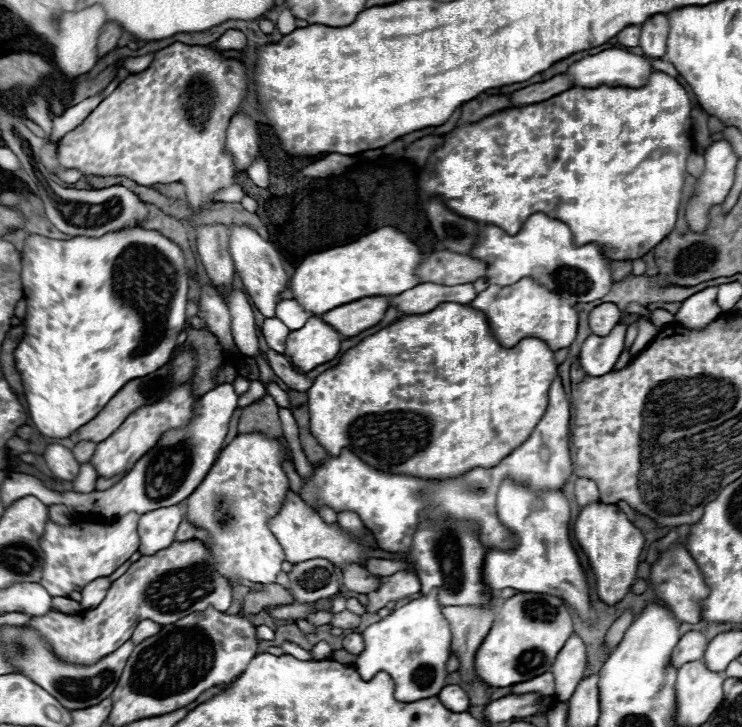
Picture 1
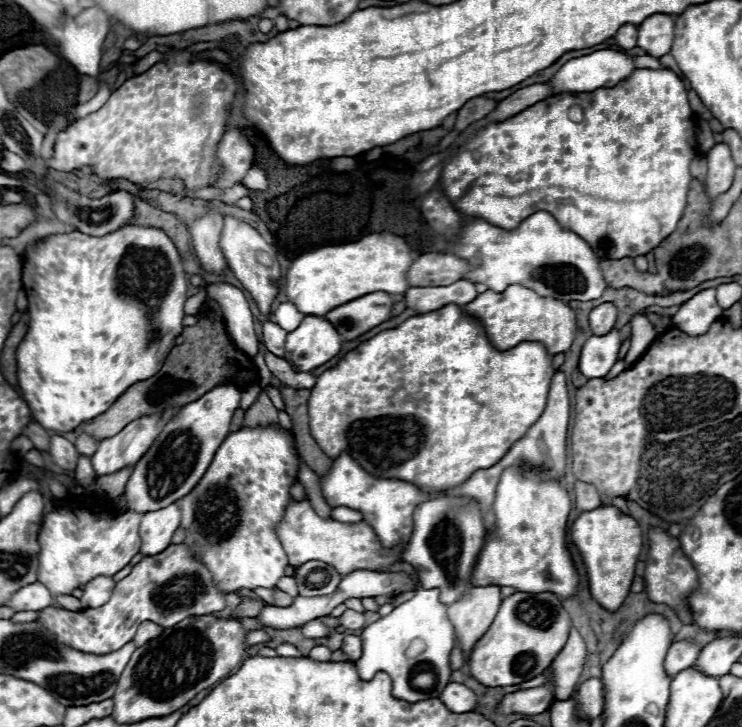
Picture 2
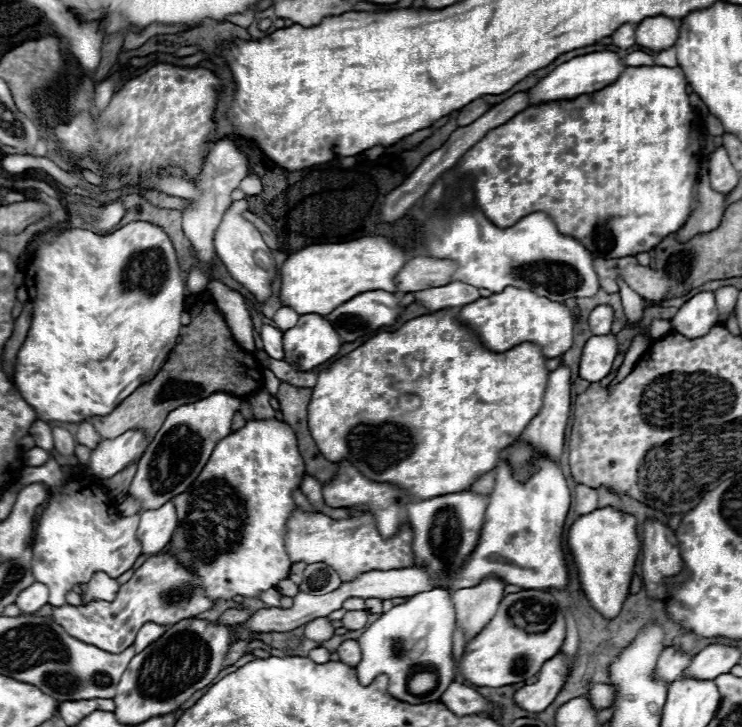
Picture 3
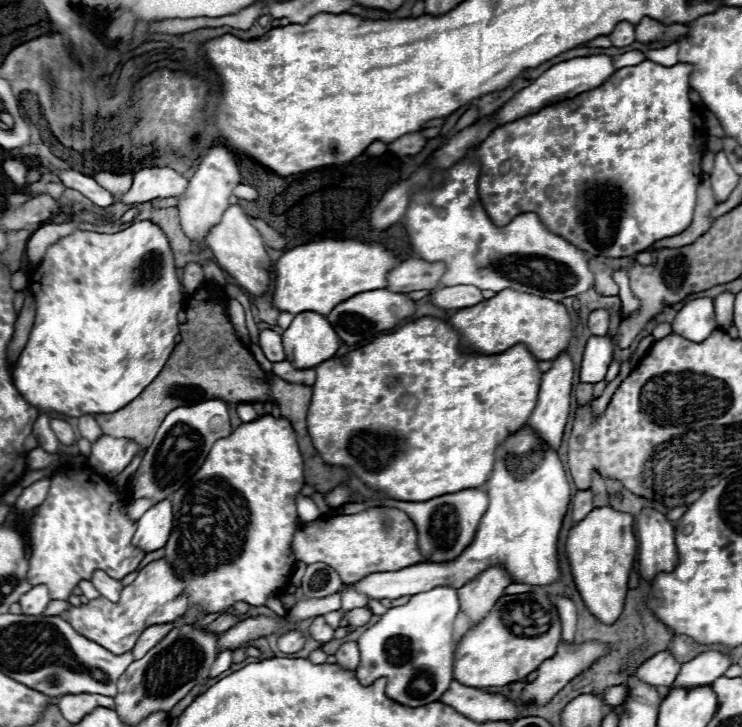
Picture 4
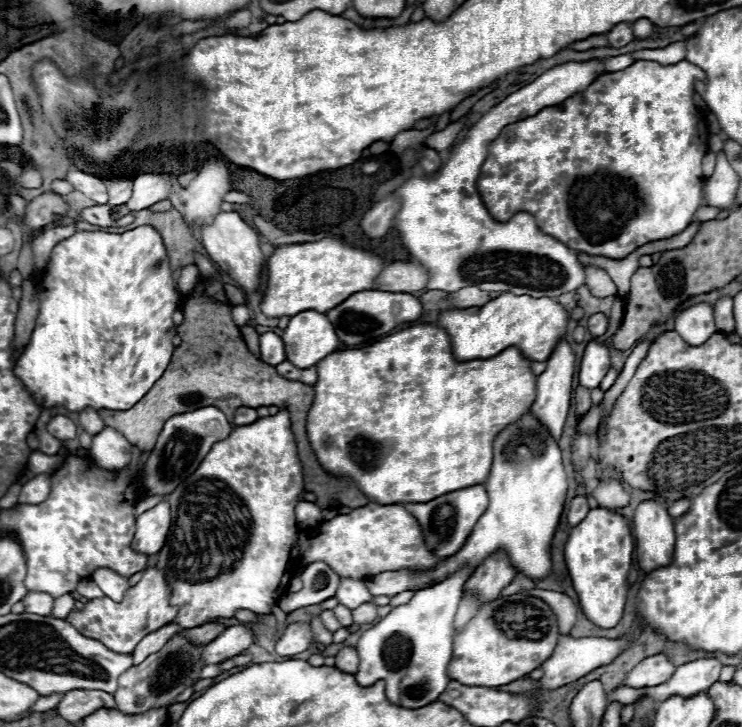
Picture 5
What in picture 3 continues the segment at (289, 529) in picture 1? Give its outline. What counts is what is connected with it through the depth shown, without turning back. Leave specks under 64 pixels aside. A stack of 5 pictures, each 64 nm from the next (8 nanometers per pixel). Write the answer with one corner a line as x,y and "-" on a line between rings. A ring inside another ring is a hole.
296,508
288,522
286,522
286,538
284,546
292,562
324,562
332,566
342,580
352,580
358,576
358,572
370,572
370,570
396,570
396,568
408,568
414,564
412,556
412,530
402,528
398,536
384,540
374,524
374,518
370,514
362,514
360,518
348,518
348,520
332,520
326,514
320,512
306,512
302,508

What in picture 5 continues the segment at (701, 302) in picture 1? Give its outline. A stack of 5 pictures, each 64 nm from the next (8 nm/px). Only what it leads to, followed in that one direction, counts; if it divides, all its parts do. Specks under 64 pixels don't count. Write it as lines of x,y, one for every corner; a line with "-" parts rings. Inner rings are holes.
702,302
702,304
694,304
686,310
682,310
676,316
674,330
692,346
704,344
714,332
718,332
718,328
714,326
712,306

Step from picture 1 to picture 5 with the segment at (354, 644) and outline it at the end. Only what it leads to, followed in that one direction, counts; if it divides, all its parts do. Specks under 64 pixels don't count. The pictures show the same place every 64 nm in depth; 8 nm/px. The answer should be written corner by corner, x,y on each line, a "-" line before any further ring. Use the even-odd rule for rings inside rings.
342,648
338,654
336,654
336,668
342,670
342,672
348,672
348,674
356,674
358,670
358,654
356,654
356,648

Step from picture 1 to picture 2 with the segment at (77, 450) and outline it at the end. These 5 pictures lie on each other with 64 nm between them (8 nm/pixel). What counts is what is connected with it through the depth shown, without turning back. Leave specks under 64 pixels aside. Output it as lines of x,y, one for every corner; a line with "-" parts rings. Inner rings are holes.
82,434
82,436
78,436
78,438
76,438
74,446
76,446
78,454
82,454
82,456
92,456
92,454
96,452
98,440
94,440
92,436
86,436
86,434

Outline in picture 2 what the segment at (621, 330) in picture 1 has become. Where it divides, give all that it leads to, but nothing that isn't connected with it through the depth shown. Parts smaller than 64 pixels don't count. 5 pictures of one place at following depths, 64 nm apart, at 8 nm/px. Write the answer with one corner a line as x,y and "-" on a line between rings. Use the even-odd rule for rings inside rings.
612,330
606,336
592,336
586,340
580,356
580,372
590,378
604,378
618,360
620,350
620,330

